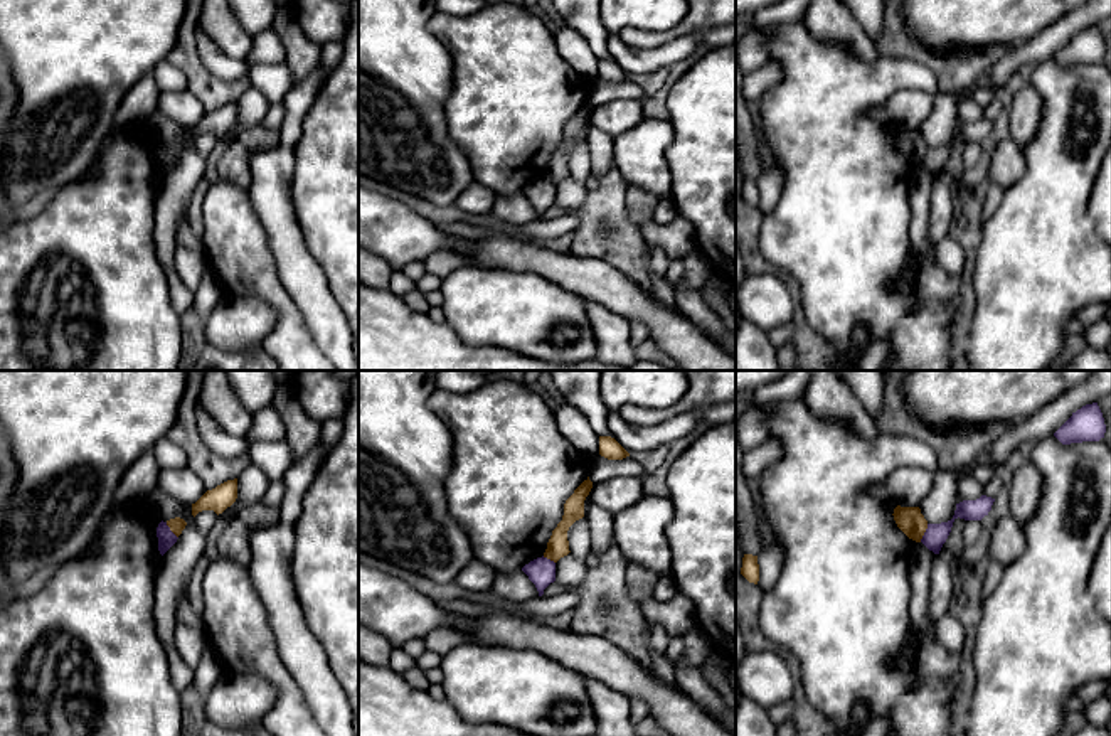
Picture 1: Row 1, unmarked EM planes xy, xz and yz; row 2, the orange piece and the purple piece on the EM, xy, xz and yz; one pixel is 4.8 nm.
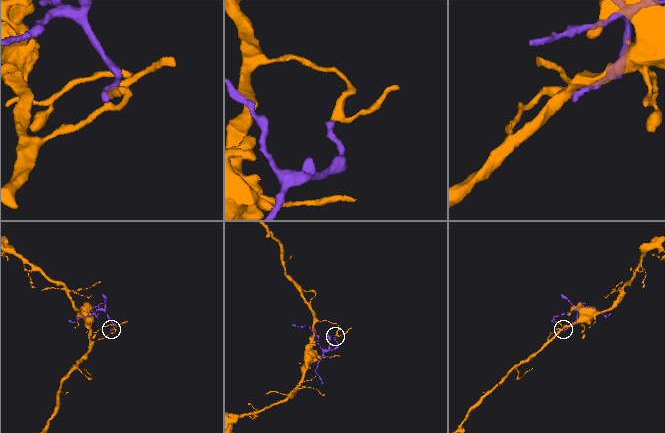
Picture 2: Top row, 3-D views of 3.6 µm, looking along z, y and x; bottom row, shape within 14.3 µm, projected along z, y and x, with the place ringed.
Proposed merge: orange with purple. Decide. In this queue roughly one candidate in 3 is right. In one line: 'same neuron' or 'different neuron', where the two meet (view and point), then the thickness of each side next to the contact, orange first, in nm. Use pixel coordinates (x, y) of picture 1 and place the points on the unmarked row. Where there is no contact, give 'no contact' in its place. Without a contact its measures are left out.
different neuron; contact yz (924, 154); calibres 130 and 110 nm

